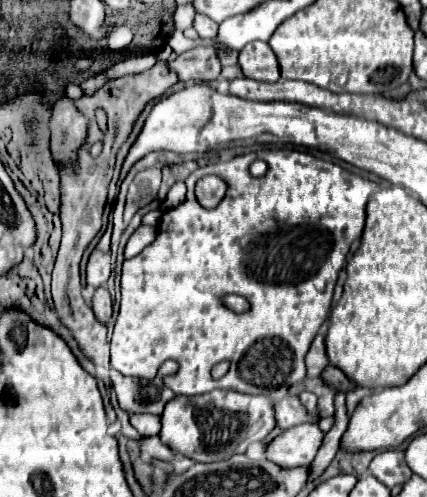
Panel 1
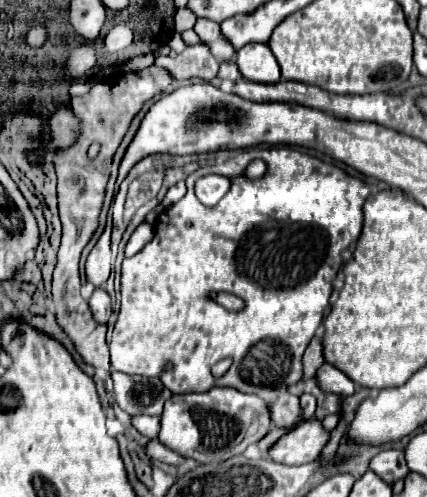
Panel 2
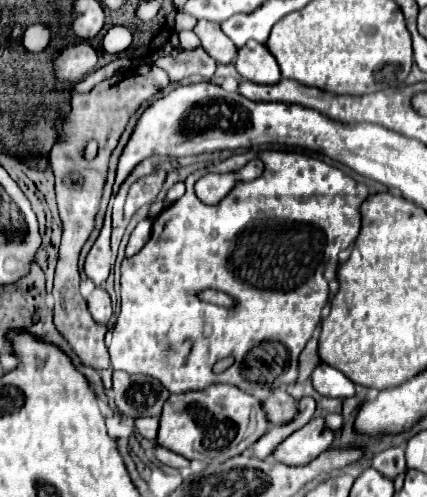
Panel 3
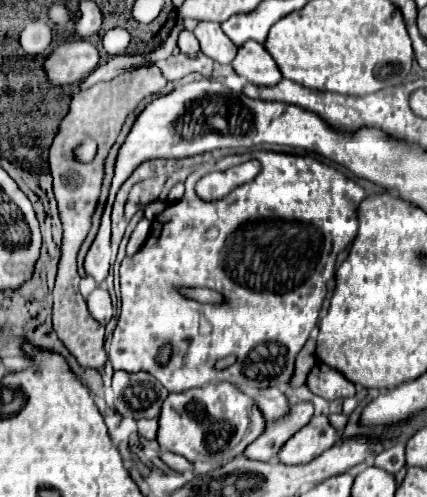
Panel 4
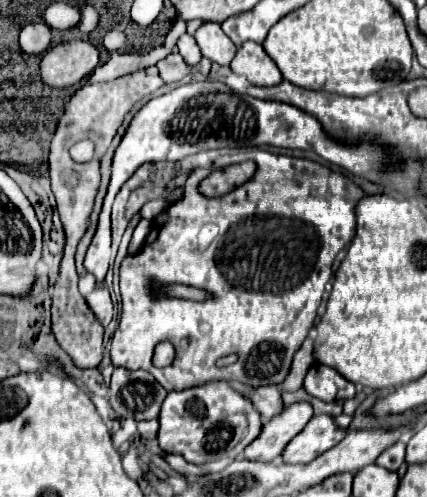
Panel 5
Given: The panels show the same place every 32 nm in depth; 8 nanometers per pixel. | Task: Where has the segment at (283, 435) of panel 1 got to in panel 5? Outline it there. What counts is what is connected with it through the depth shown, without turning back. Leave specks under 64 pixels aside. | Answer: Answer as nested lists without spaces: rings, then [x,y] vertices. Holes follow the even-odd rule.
[[[328,414],[314,416],[306,428],[288,442],[282,460],[288,464],[308,464],[346,436],[346,428],[338,428]]]

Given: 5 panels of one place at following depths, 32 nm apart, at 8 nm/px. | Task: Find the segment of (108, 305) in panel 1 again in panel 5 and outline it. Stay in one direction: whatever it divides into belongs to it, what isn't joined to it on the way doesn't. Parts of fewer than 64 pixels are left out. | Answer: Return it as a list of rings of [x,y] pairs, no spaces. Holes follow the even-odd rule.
[[[96,288],[94,292],[90,292],[86,296],[86,302],[88,302],[90,310],[94,312],[96,320],[102,326],[108,326],[108,320],[114,318],[114,304],[112,304],[112,298],[110,298],[108,288]]]

